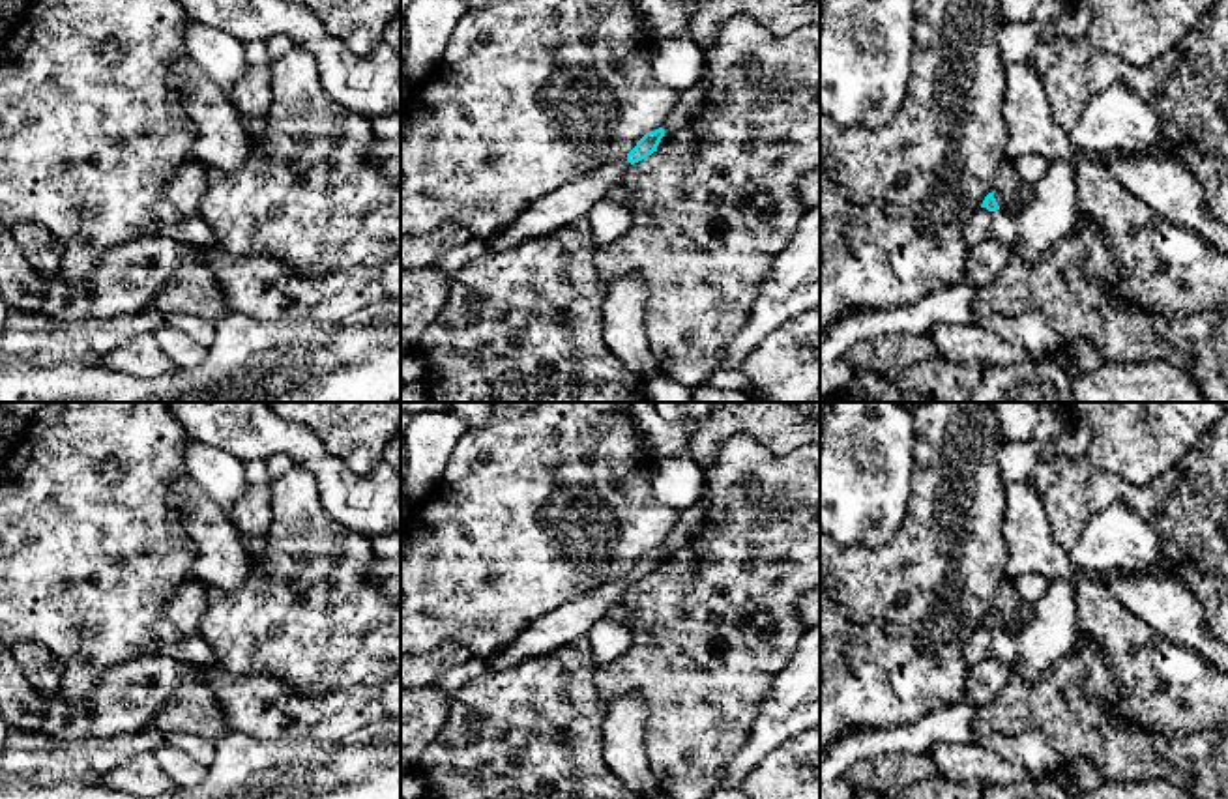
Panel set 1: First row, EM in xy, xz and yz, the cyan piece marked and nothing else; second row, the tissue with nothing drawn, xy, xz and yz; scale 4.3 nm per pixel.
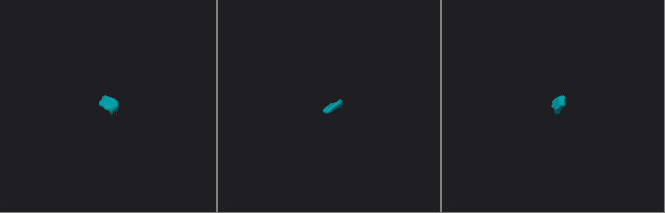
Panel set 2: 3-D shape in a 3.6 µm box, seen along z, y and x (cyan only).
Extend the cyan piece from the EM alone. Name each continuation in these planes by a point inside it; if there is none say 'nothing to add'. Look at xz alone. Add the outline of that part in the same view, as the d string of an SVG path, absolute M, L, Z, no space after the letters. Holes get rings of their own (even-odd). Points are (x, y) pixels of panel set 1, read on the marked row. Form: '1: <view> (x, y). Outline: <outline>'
1: xz (573, 201). Outline: M620 157L535 200L492 243L489 254L500 254L524 240L547 236L571 221L588 217L590 210L621 182L629 167L627 157Z

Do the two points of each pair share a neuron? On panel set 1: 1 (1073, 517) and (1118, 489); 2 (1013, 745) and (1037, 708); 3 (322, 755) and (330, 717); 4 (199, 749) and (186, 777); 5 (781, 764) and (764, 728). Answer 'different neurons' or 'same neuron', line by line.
1: same neuron
2: different neurons
3: different neurons
4: different neurons
5: different neurons

